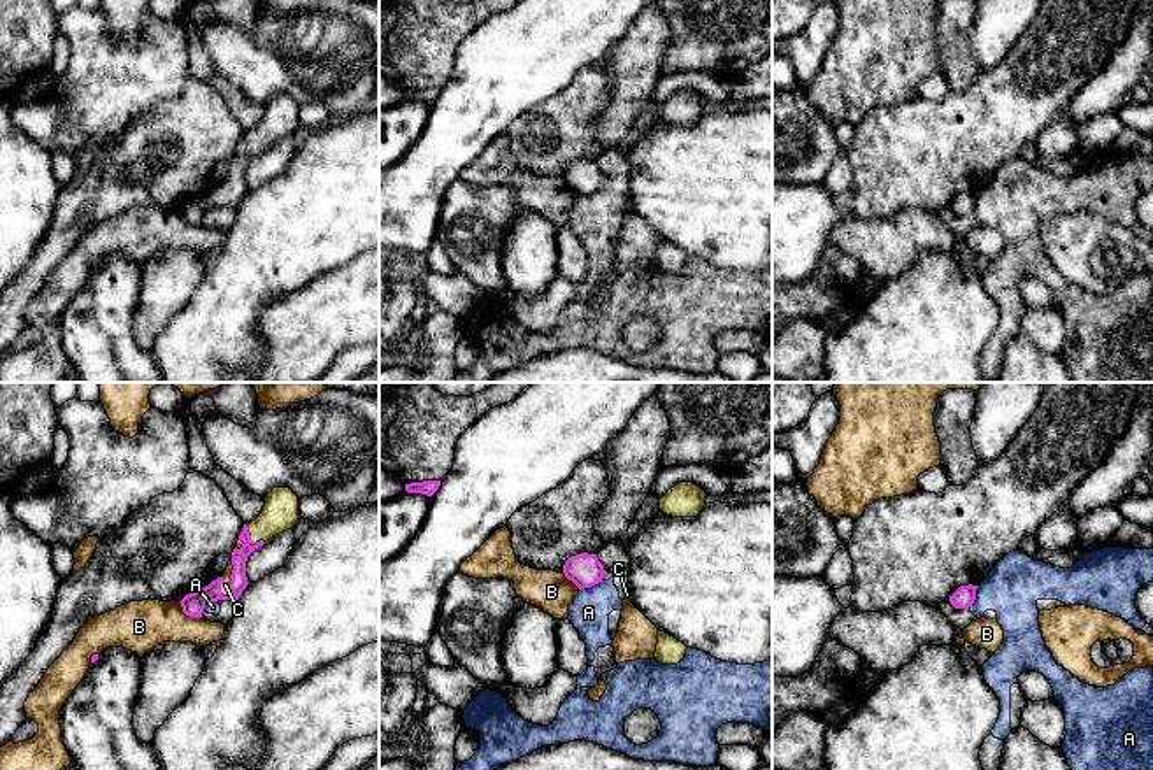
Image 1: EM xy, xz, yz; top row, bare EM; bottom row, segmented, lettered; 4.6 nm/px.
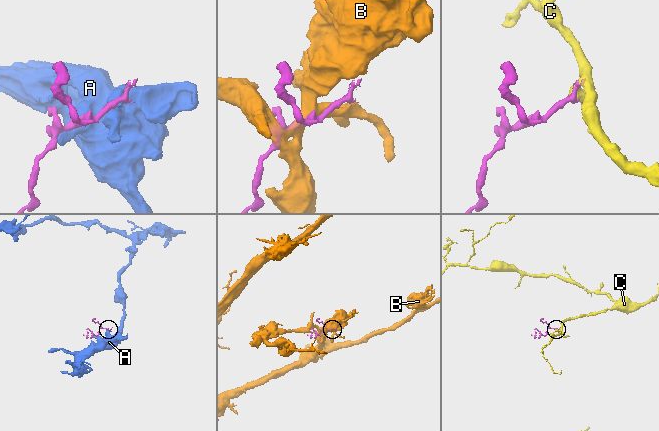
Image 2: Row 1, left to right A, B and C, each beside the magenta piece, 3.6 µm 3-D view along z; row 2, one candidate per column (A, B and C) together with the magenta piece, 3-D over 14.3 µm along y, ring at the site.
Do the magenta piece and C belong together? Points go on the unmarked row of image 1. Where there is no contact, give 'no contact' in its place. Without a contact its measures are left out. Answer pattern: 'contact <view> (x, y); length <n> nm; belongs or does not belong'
contact xy (230, 185); length 190 nm; belongs

